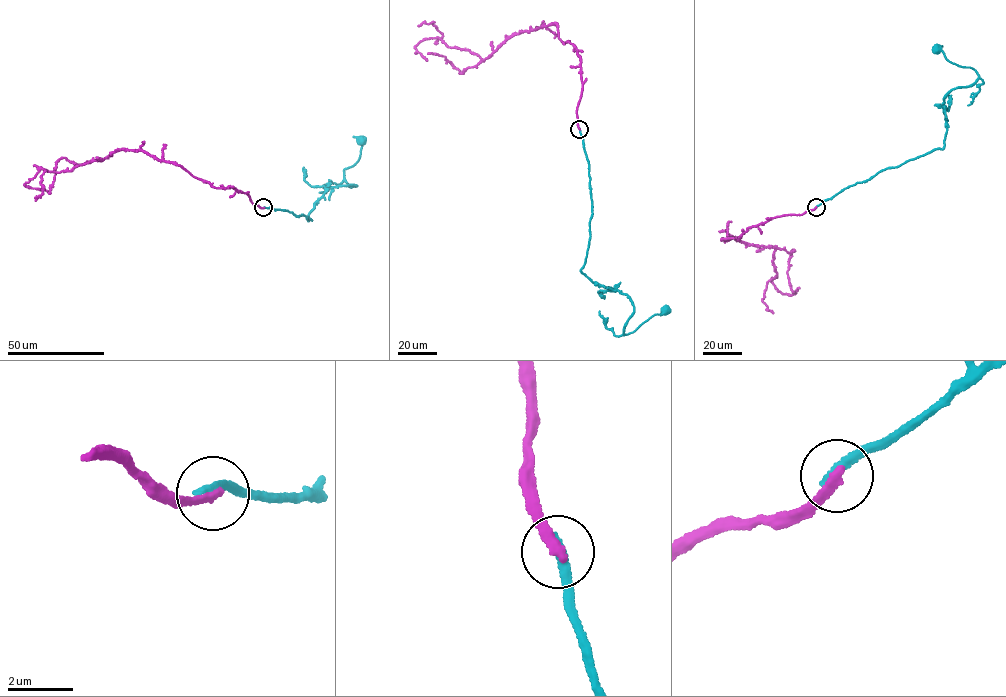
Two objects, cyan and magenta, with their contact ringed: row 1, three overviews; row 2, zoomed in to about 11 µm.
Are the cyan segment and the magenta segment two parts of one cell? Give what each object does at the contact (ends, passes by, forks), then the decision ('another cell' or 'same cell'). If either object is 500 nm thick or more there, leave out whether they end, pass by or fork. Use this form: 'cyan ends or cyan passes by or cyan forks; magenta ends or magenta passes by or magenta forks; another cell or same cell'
cyan ends; magenta ends; another cell

